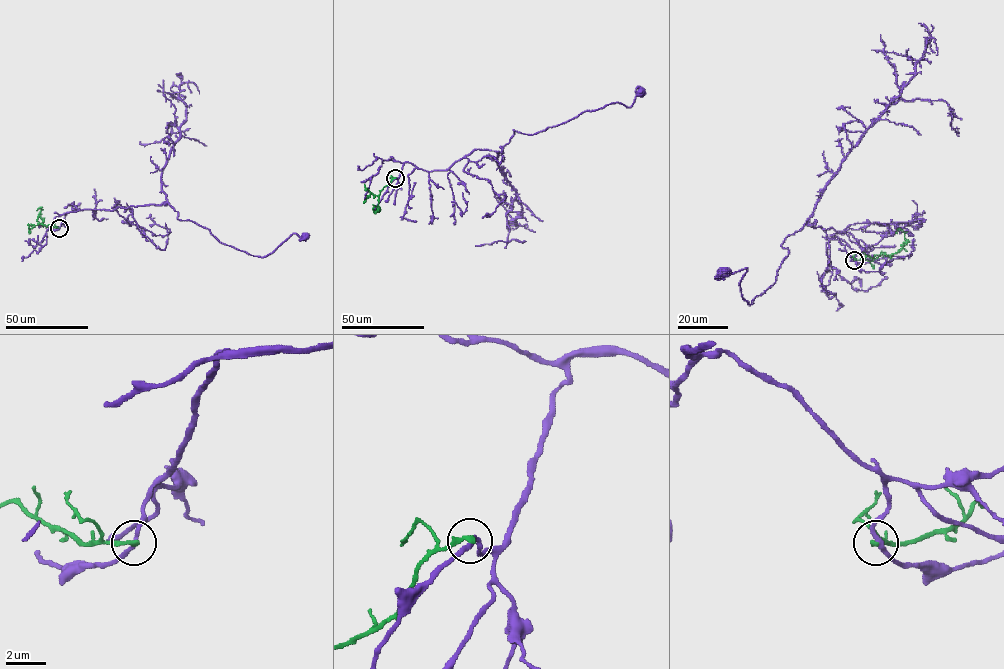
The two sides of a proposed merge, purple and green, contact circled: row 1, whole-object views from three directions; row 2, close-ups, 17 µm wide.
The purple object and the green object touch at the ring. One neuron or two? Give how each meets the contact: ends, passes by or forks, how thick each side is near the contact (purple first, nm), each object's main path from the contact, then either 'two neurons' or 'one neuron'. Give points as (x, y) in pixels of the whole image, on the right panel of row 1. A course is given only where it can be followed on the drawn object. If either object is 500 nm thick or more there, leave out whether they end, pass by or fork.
purple passes by; green ends there; 200 nm thick on the purple side, 240 nm on the other; purple runs (855, 260), (831, 235), (844, 232), (807, 220), (750, 304), (746, 268), (724, 274); green runs (855, 260), (867, 255), (872, 257), (898, 252), (907, 240), (901, 230), (896, 233); two neurons

